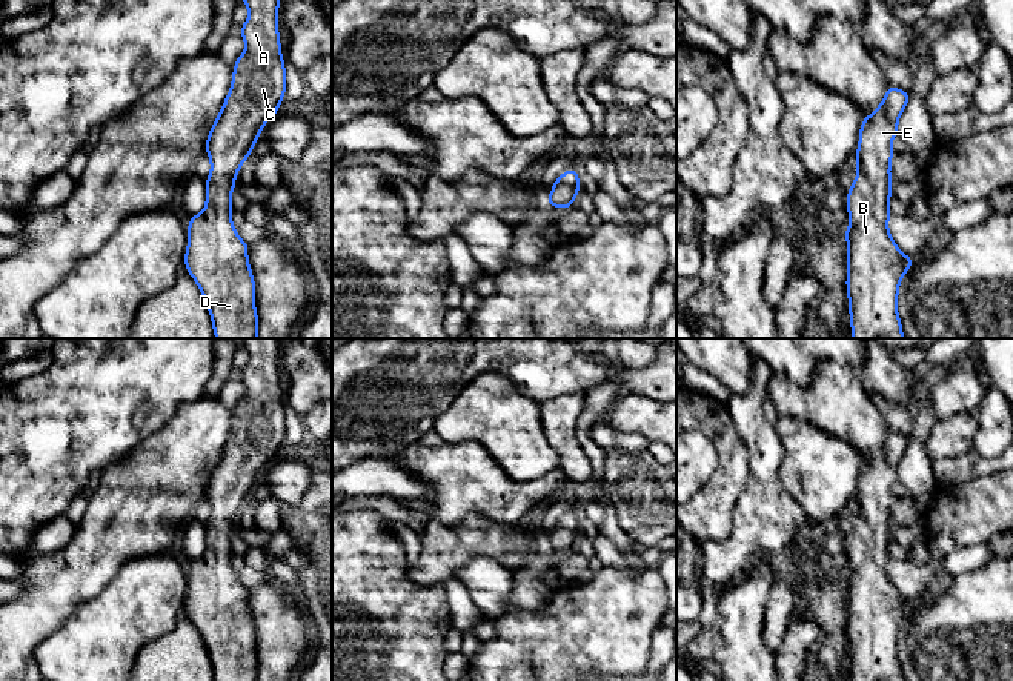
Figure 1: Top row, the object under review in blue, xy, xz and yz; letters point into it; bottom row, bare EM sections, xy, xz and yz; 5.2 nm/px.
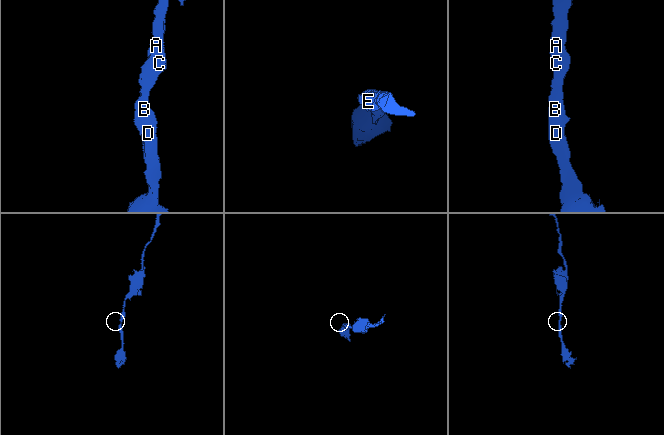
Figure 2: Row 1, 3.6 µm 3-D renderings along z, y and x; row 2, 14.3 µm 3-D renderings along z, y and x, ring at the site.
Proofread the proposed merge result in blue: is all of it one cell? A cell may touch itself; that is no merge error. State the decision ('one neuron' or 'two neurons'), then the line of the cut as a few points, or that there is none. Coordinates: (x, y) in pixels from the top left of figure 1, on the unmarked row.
one neuron; no cut

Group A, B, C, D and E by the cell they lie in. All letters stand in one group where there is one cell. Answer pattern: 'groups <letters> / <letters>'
groups A B C D E

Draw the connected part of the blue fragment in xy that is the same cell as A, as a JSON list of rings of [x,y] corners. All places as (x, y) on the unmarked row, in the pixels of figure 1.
[[[243,338],[241,341],[249,354],[249,361],[241,369],[246,394],[234,409],[232,429],[206,484],[204,493],[211,504],[206,550],[191,561],[188,570],[184,609],[206,644],[215,681],[258,681],[255,626],[247,604],[249,589],[238,581],[232,569],[231,538],[241,509],[251,500],[263,470],[277,460],[286,437],[286,414],[278,378],[280,340]]]

